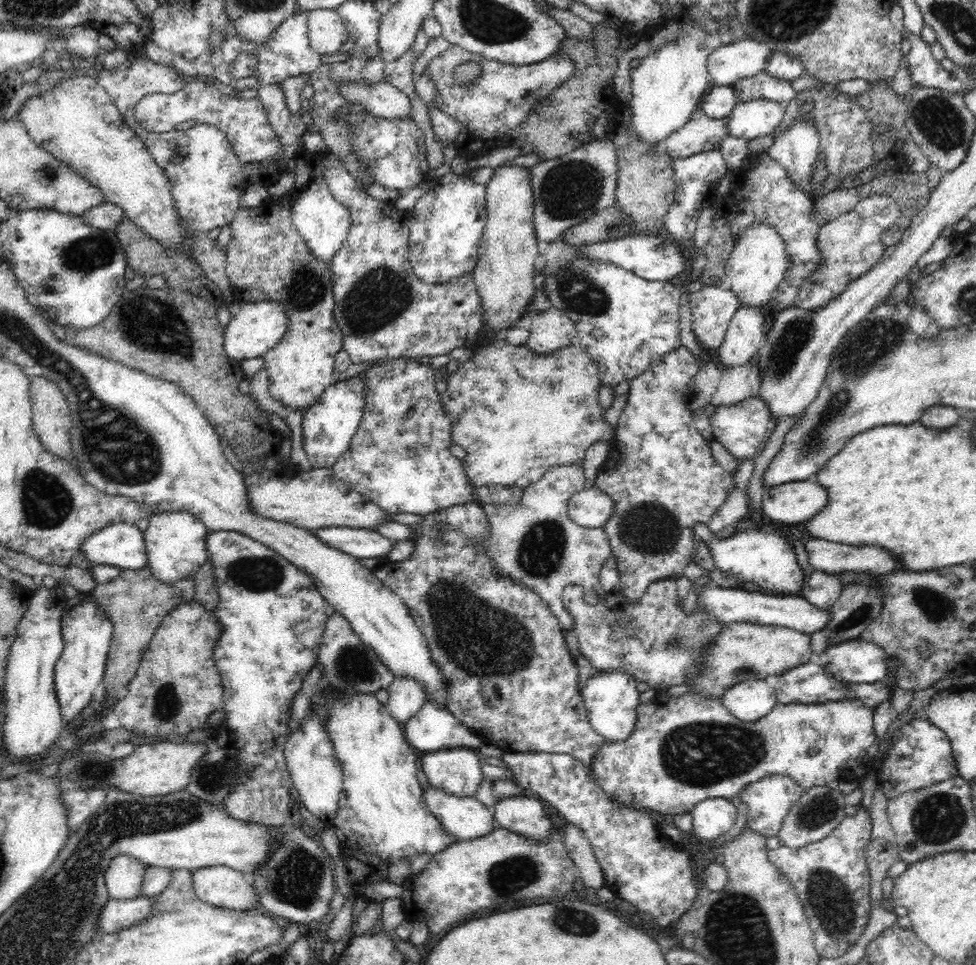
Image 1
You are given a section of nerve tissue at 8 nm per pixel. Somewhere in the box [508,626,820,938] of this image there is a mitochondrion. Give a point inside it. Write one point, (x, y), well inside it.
(703, 754)

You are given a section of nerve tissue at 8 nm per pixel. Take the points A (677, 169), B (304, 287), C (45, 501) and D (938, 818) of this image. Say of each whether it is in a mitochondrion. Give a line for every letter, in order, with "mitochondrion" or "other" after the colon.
A: other
B: mitochondrion
C: mitochondrion
D: mitochondrion

